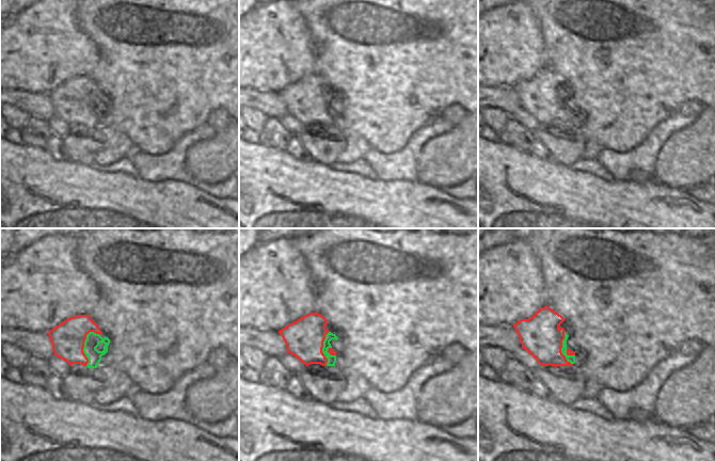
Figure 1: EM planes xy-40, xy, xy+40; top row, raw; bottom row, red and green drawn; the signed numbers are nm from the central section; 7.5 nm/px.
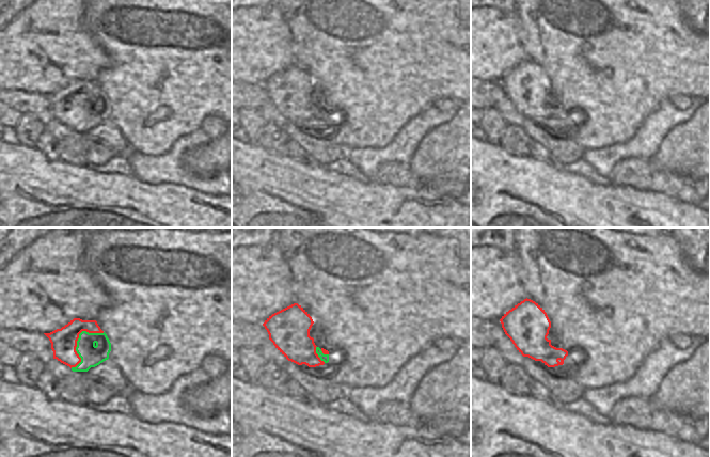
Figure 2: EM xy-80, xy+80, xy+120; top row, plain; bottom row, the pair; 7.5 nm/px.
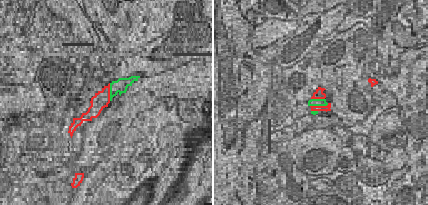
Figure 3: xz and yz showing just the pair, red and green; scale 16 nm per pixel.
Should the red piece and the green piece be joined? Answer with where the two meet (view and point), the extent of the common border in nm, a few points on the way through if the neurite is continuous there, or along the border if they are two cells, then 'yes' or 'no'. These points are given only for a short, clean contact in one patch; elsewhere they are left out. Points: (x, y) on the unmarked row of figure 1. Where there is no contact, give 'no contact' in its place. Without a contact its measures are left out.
contact xy-40 (83, 108); length 280 nm; way xy-40 (67, 99), (83, 108), (93, 100); yes

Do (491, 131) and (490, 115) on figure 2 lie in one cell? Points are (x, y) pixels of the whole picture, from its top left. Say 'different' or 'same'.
same

